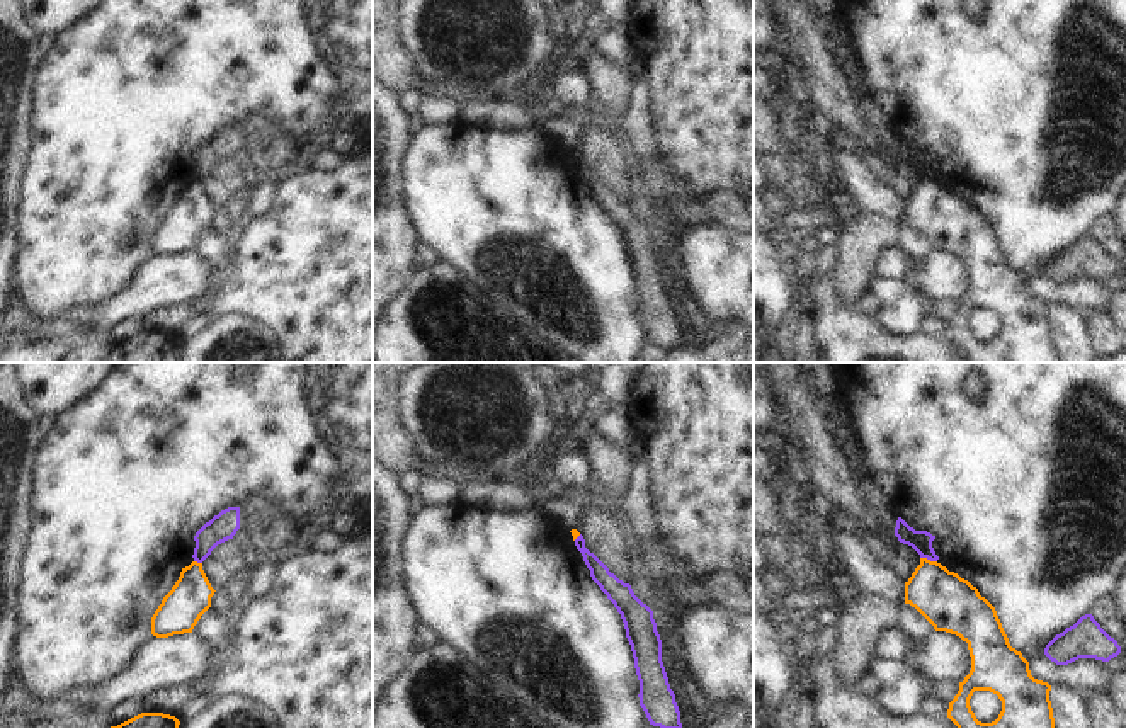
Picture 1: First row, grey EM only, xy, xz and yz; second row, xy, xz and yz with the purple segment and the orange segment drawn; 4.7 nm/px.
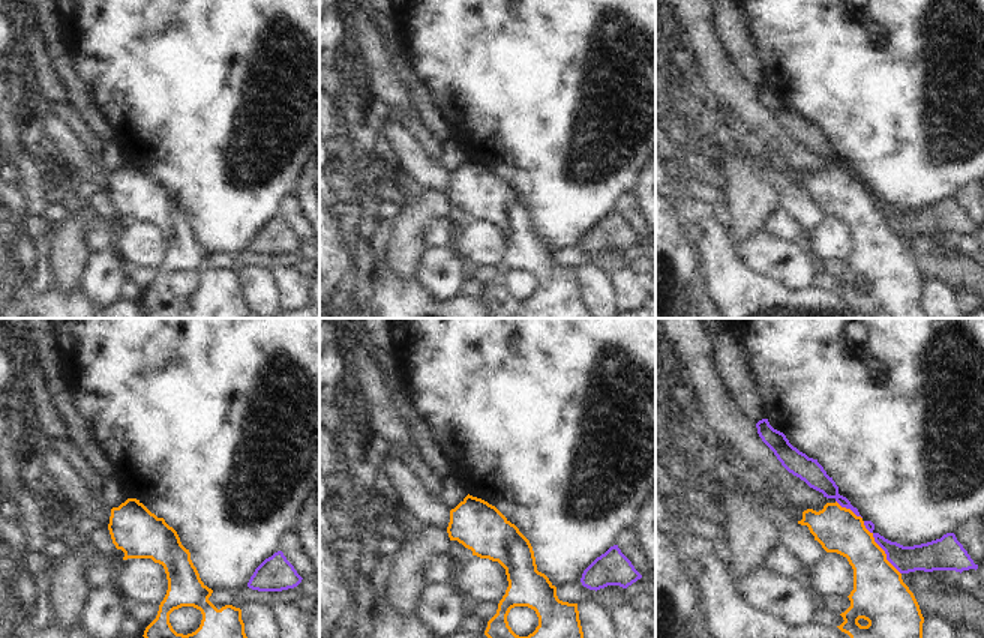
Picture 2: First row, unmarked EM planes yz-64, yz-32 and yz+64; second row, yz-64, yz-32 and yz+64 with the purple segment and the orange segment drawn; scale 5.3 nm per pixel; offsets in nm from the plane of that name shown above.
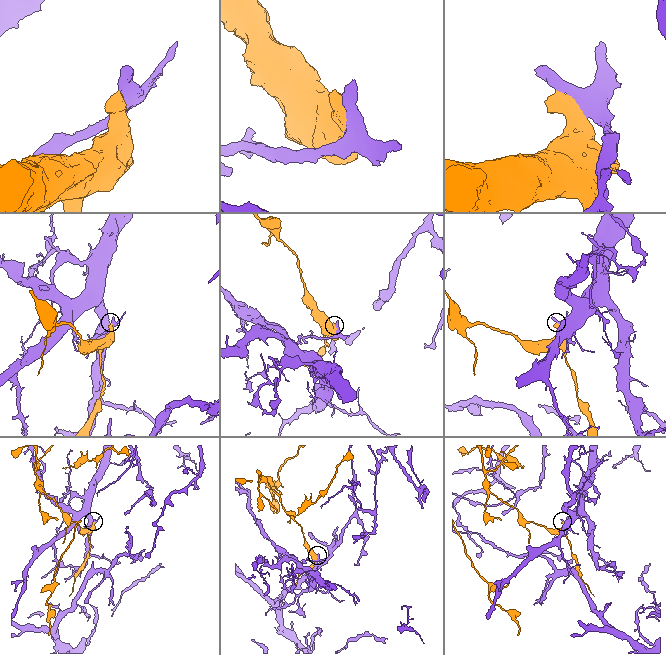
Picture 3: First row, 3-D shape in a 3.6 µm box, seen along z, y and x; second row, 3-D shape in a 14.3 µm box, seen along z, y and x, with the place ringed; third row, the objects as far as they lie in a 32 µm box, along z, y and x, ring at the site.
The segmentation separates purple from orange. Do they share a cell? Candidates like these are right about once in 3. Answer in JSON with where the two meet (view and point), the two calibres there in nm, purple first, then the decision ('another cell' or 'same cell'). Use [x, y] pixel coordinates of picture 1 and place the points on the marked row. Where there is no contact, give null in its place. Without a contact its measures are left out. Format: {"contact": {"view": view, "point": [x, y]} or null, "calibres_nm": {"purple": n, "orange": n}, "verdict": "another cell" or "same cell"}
{"contact": {"view": "yz", "point": [929, 558]}, "calibres_nm": {"purple": 100, "orange": 260}, "verdict": "another cell"}

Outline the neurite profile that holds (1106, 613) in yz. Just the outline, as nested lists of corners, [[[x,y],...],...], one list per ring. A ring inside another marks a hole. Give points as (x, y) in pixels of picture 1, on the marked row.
[[[1112,595],[1102,597],[1090,609],[1094,619],[1100,624],[1100,628],[1117,641],[1121,650],[1126,648],[1126,629],[1119,616],[1119,609]]]

